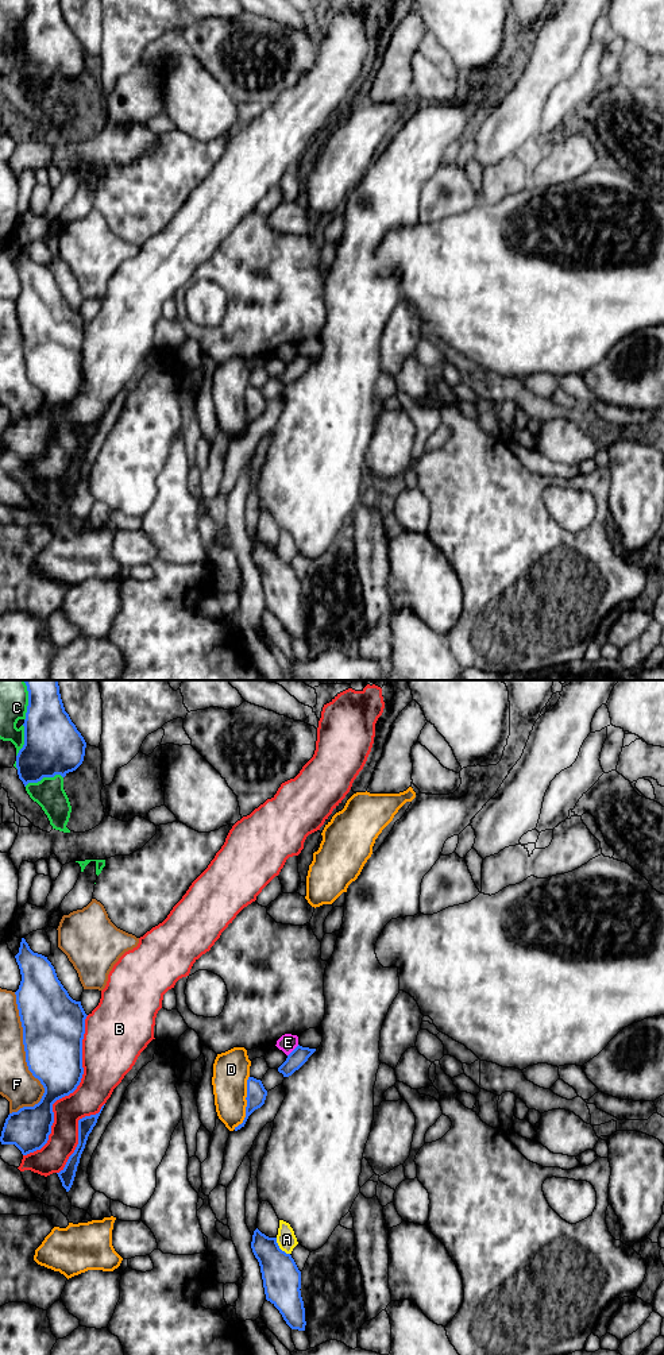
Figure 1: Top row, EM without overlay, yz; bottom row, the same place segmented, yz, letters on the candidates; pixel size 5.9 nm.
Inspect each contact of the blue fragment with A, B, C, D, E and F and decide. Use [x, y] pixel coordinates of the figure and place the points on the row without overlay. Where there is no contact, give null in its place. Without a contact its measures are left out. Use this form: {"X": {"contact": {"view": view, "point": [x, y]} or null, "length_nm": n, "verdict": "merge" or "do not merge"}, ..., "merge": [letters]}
{"A": {"contact": {"view": "yz", "point": [278, 556]}, "length_nm": 130, "verdict": "do not merge"}, "B": {"contact": {"view": "yz", "point": [70, 401]}, "length_nm": 900, "verdict": "do not merge"}, "C": {"contact": {"view": "yz", "point": [43, 85]}, "length_nm": 240, "verdict": "do not merge"}, "D": {"contact": {"view": "yz", "point": [247, 412]}, "length_nm": 340, "verdict": "do not merge"}, "E": {"contact": {"view": "yz", "point": [293, 359]}, "length_nm": 100, "verdict": "do not merge"}, "F": {"contact": {"view": "yz", "point": [26, 370]}, "length_nm": 750, "verdict": "do not merge"}, "merge": []}

